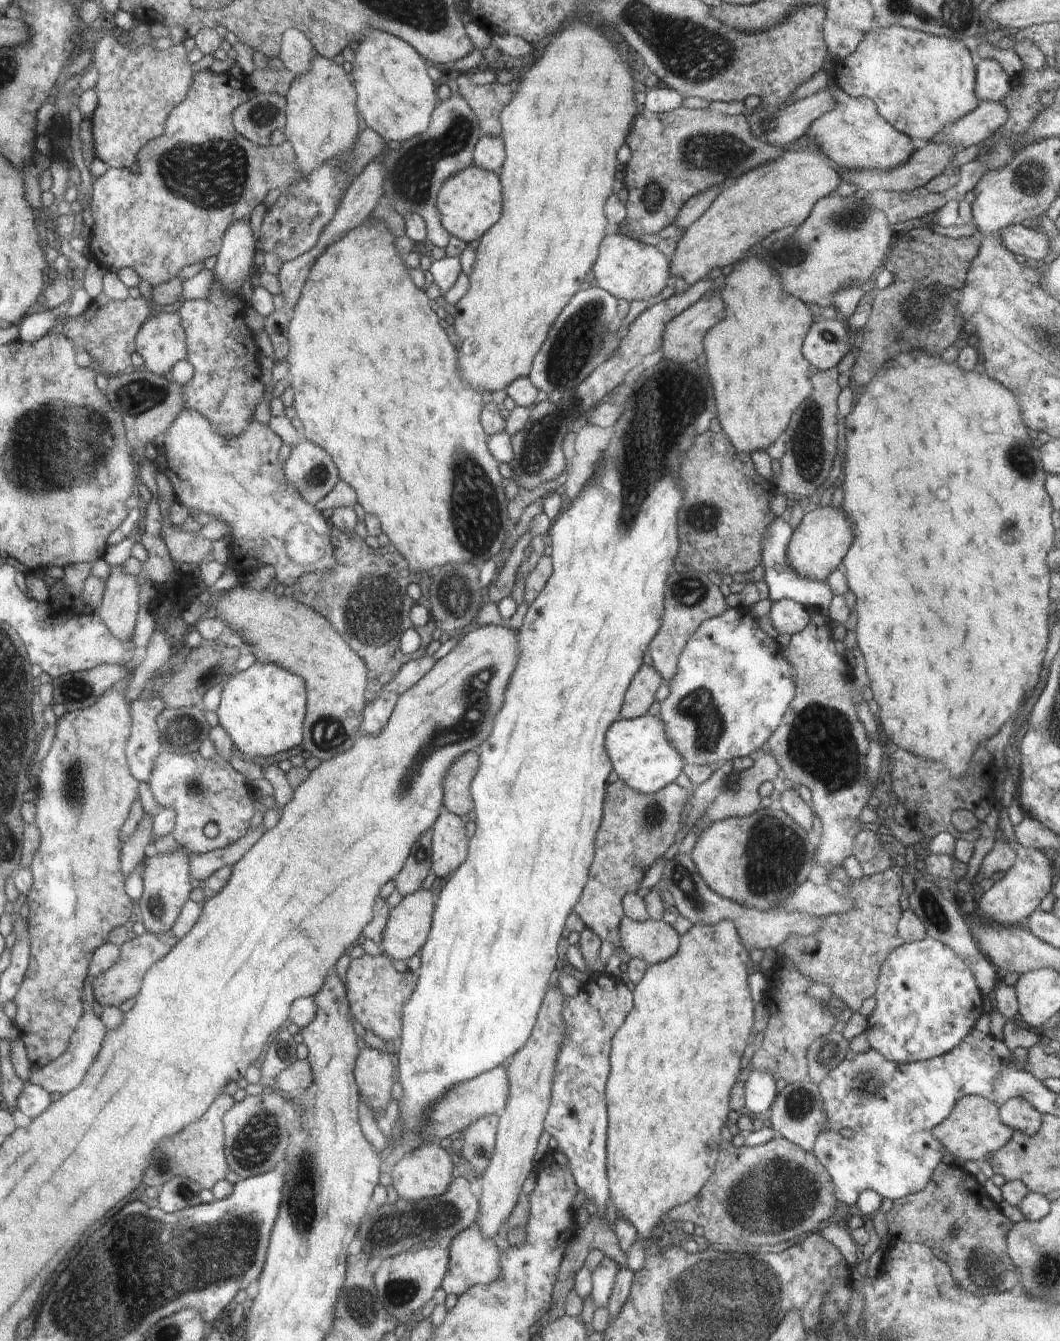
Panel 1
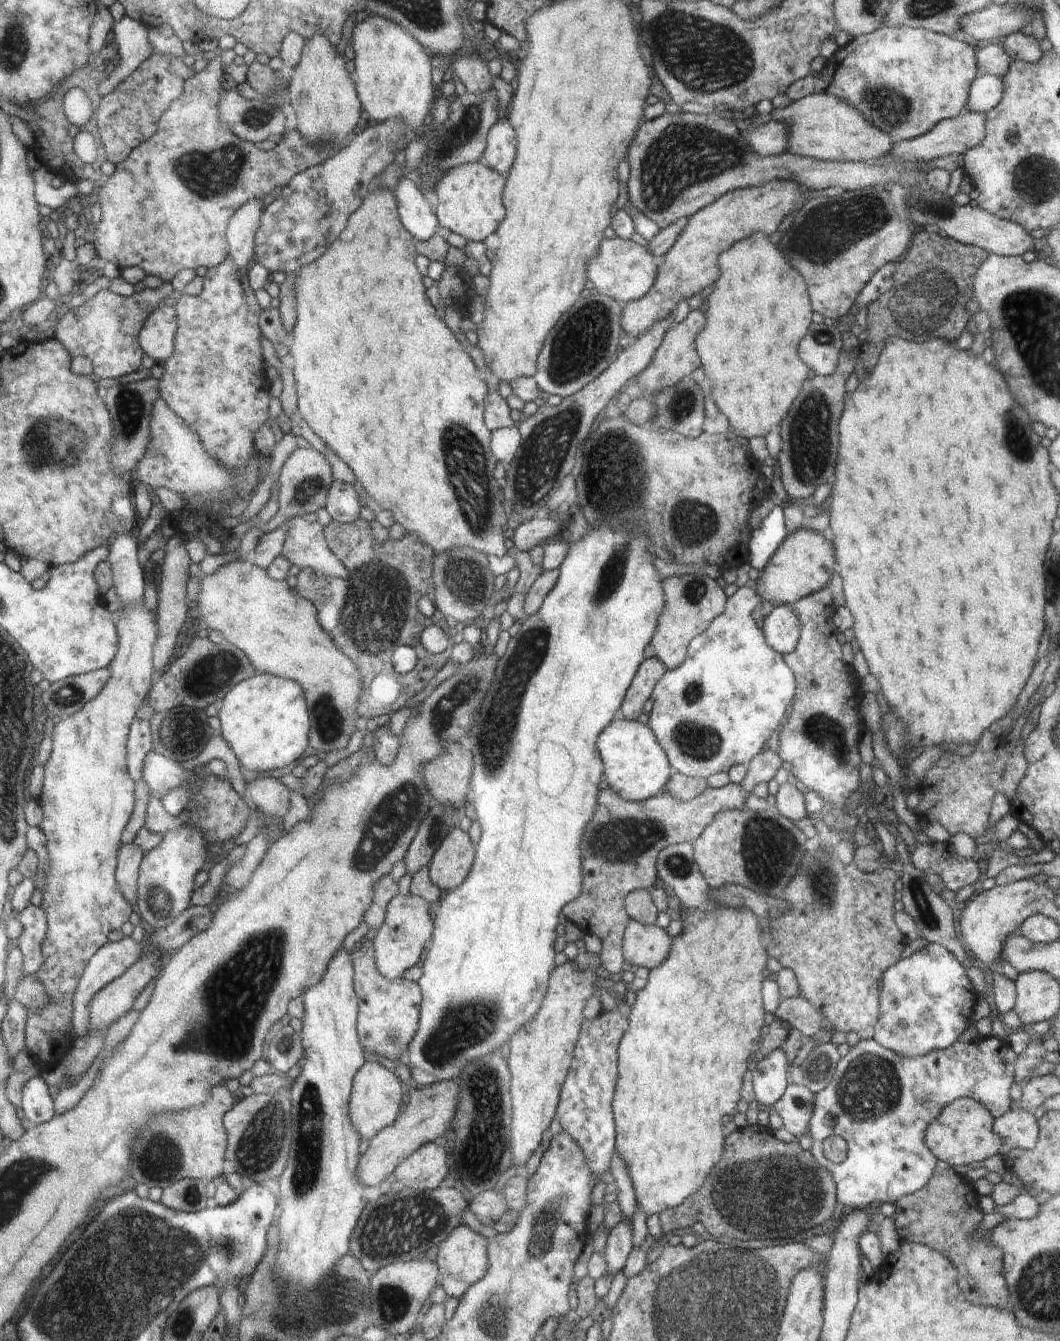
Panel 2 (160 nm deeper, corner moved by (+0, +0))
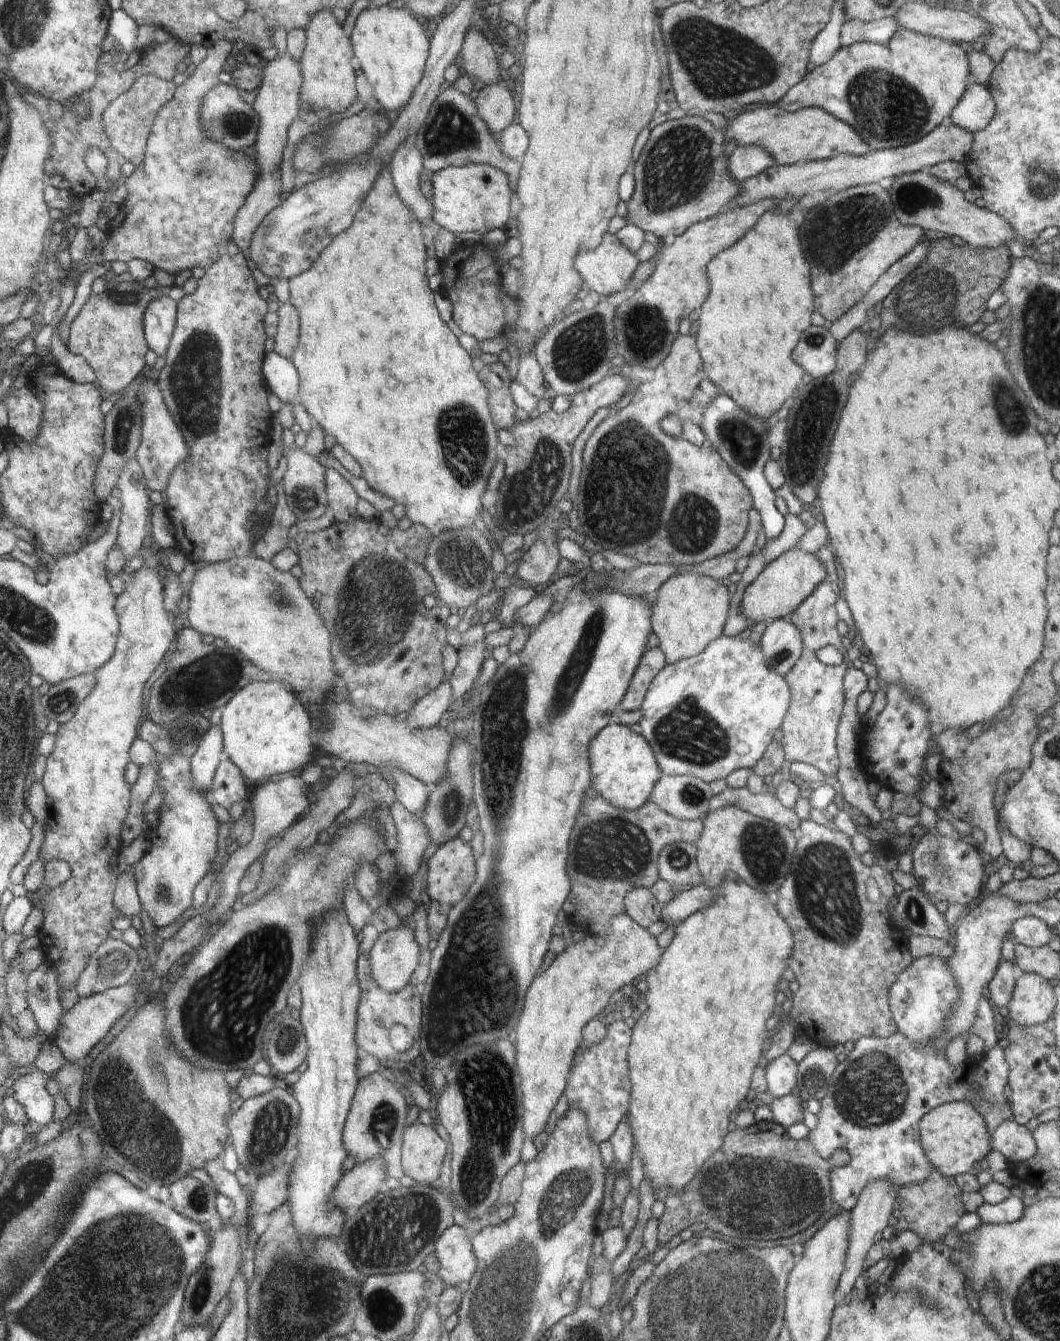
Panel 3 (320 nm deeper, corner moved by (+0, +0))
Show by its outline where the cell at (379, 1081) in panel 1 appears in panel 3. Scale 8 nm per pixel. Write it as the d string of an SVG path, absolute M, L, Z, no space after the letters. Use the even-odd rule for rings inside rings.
M376 1071L362 1078L356 1086L356 1097L352 1102L348 1118L343 1128L343 1146L347 1154L356 1160L356 1164L371 1158L385 1161L387 1176L400 1180L404 1176L400 1166L400 1146L402 1146L402 1128L406 1126L406 1102L394 1084Z

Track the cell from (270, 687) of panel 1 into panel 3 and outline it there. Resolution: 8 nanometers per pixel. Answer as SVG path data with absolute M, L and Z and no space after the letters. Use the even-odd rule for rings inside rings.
M280 681L251 682L229 699L221 709L223 752L244 778L259 784L274 774L288 774L312 760L310 716L304 702Z

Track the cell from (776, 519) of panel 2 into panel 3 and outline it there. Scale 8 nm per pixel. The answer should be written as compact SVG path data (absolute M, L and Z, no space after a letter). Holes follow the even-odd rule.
M722 392L713 398L710 404L699 413L700 428L705 430L706 438L711 445L721 454L721 457L729 464L730 468L740 476L748 490L754 497L754 508L761 516L762 530L767 540L780 536L785 525L785 516L774 505L775 494L768 484L763 470L770 458L770 446L768 446L768 426L766 421L758 415L738 406L730 395Z

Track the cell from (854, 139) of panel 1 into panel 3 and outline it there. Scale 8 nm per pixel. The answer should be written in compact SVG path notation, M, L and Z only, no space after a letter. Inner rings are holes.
M776 104L765 105L762 108L748 110L747 112L737 114L734 119L729 121L725 128L727 137L731 140L733 147L743 147L746 145L756 145L764 149L778 165L793 165L798 161L823 161L831 159L841 154L862 156L868 152L868 143L861 138L848 123L842 122L842 119L831 115L828 111L820 107L806 107L805 109L794 111L784 110Z

